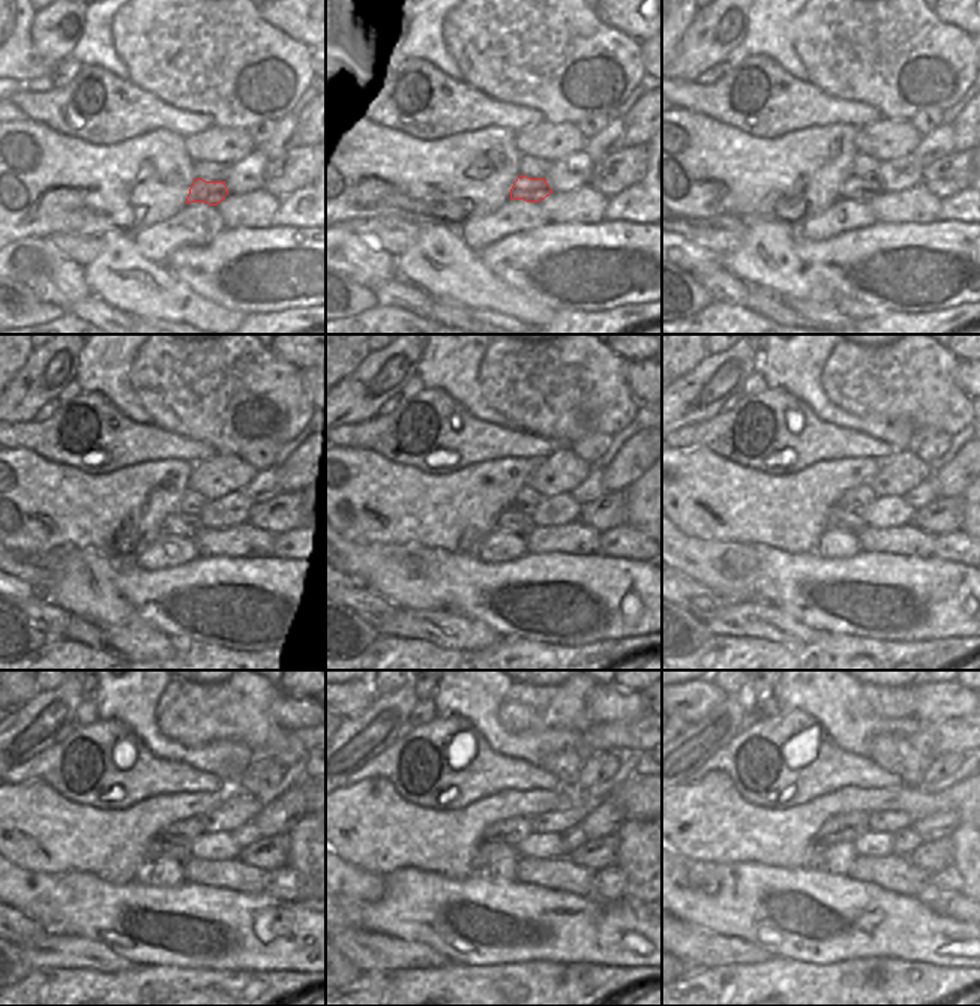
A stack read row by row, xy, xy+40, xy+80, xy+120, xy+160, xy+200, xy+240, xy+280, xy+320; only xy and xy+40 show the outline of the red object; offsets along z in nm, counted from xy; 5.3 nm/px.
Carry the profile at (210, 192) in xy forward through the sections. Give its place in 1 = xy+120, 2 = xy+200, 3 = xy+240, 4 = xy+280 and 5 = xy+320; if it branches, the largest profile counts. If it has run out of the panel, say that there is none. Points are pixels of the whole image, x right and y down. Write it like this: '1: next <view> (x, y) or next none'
1: next xy+120 (183, 525)
2: next xy+200 (838, 517)
3: next xy+240 (159, 847)
4: next xy+280 (482, 856)
5: next xy+320 (815, 853)

